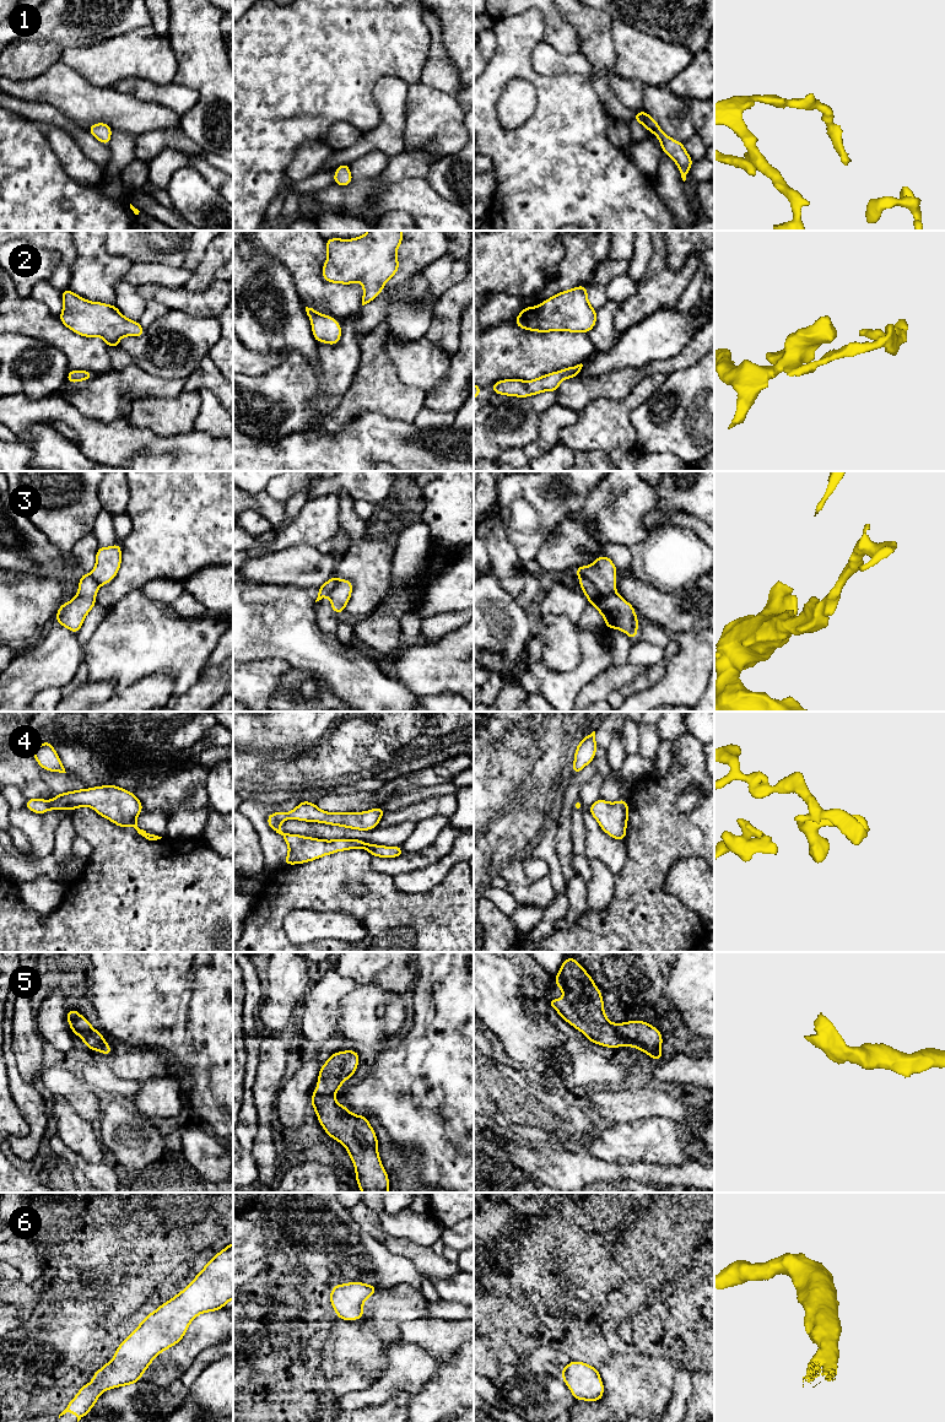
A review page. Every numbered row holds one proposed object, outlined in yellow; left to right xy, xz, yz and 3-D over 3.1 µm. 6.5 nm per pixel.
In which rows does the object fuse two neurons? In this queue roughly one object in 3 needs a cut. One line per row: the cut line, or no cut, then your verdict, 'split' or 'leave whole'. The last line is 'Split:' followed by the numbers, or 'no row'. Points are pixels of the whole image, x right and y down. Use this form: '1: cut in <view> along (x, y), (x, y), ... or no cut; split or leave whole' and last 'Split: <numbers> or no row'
1: no cut; leave whole
2: no cut; leave whole
3: cut in yz along (579, 576), (588, 579), (603, 593), (615, 591); split
4: no cut; leave whole
5: no cut; leave whole
6: no cut; leave whole
Split: 3

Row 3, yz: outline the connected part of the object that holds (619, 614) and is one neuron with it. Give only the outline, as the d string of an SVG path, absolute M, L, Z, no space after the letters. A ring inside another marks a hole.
M579 577L580 589L585 594L589 605L593 605L603 616L609 629L617 628L631 639L637 638L638 618L633 606L616 591L603 594L587 578Z

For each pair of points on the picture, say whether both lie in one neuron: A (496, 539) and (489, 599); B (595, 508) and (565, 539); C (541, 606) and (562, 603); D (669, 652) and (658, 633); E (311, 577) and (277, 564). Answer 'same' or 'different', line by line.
A: different
B: different
C: same
D: different
E: same

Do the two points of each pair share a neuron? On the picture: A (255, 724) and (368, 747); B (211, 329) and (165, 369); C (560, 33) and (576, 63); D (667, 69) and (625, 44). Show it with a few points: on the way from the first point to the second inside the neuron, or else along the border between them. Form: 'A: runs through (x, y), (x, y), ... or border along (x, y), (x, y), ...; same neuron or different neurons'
A: border along (331, 724), (327, 734), (318, 742), (302, 750); different neurons
B: runs through (199, 334), (173, 357); same neuron
C: border along (545, 41), (562, 54), (578, 52); different neurons
D: runs through (657, 63), (642, 57), (635, 49); same neuron

